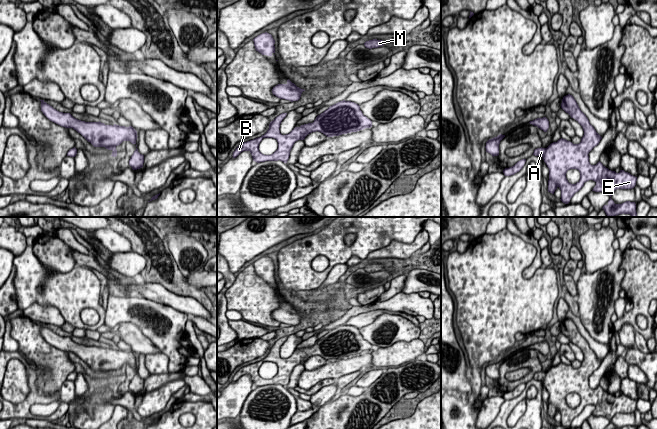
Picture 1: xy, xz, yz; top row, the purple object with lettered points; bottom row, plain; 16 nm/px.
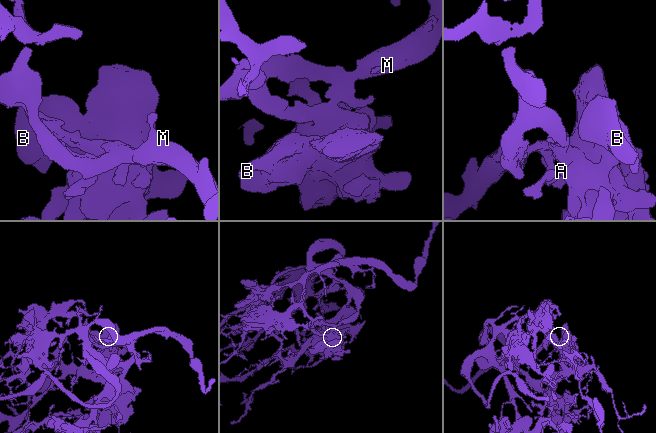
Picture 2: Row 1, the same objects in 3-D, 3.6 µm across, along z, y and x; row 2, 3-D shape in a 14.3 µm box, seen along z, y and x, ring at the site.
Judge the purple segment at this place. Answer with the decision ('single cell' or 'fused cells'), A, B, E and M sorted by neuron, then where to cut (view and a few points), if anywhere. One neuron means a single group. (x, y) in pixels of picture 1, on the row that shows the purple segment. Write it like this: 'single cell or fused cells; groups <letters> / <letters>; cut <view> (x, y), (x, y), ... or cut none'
single cell; groups A B E M; cut none

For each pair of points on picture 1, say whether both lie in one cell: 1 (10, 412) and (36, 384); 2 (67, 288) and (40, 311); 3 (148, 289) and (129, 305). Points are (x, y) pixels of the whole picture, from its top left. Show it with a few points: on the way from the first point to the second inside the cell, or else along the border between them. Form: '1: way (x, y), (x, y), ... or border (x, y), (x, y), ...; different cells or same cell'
1: way (19, 411), (36, 393); same cell
2: border (23, 310), (34, 303), (52, 305), (65, 320); different cells
3: border (144, 297), (166, 305); different cells

